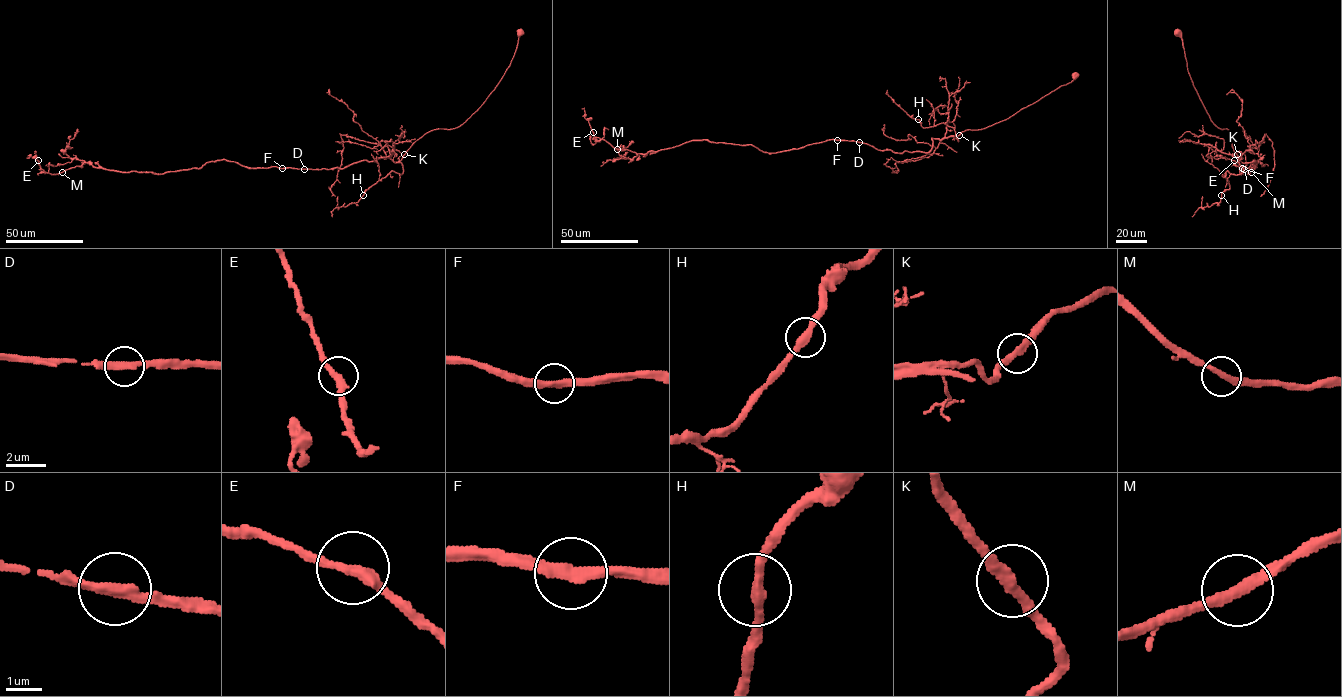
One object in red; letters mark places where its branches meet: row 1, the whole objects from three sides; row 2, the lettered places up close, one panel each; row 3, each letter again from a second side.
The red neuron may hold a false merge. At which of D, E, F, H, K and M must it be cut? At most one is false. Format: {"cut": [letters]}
{"cut": []}

